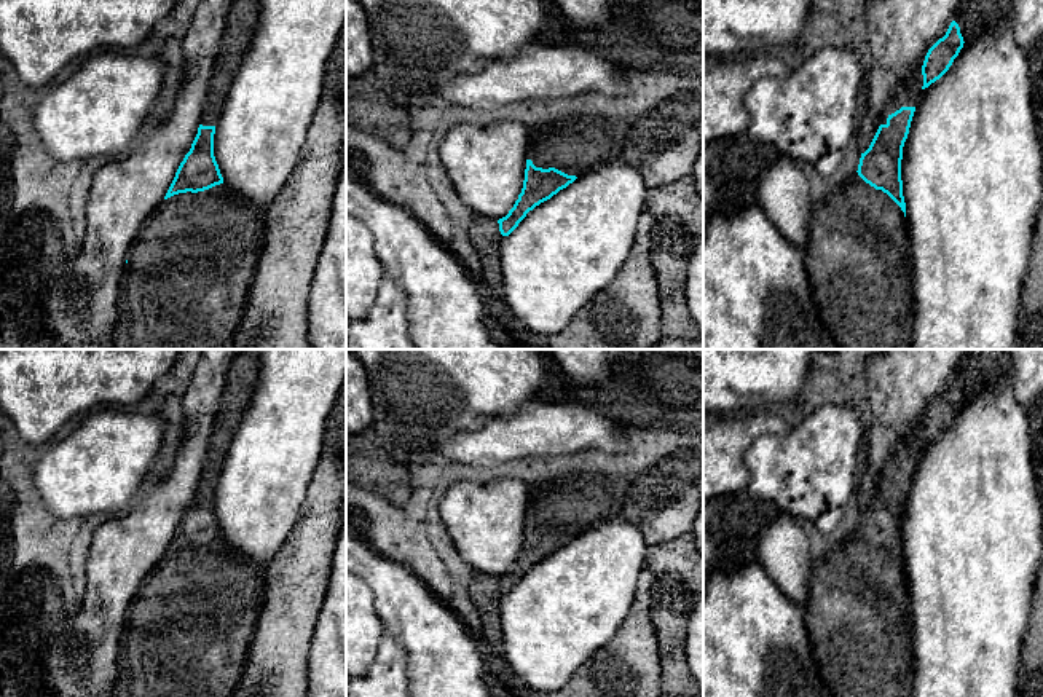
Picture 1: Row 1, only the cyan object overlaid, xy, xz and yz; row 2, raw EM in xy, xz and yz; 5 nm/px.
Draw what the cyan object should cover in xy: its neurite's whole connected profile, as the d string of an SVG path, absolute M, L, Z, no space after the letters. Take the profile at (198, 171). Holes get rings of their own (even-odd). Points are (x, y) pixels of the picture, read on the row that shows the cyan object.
M234 0L198 134L164 201L142 225L128 252L118 292L115 349L233 349L263 250L268 215L223 183L214 156L214 134L234 73L257 29L258 5L260 0Z

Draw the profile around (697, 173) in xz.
M703 139L700 142L700 152L694 163L692 177L697 193L703 198Z

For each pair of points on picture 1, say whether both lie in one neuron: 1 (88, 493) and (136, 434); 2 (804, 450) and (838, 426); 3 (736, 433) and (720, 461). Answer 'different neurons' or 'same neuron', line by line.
1: same neuron
2: same neuron
3: same neuron

